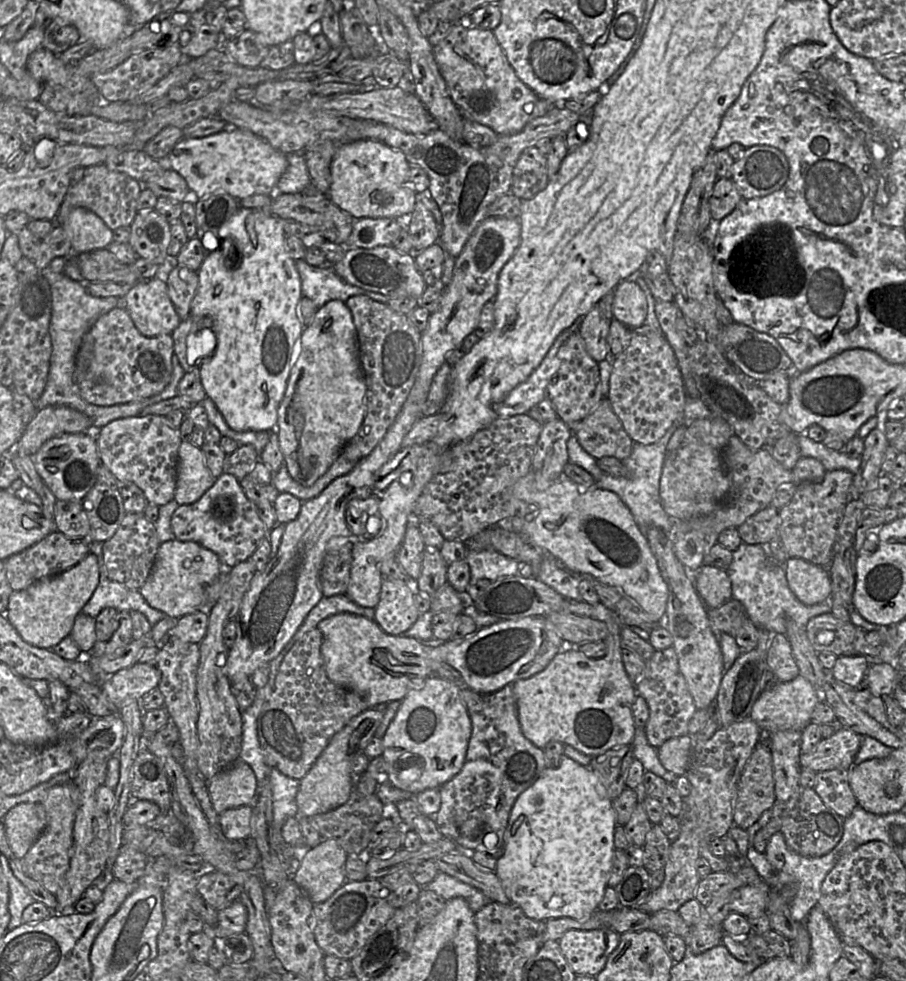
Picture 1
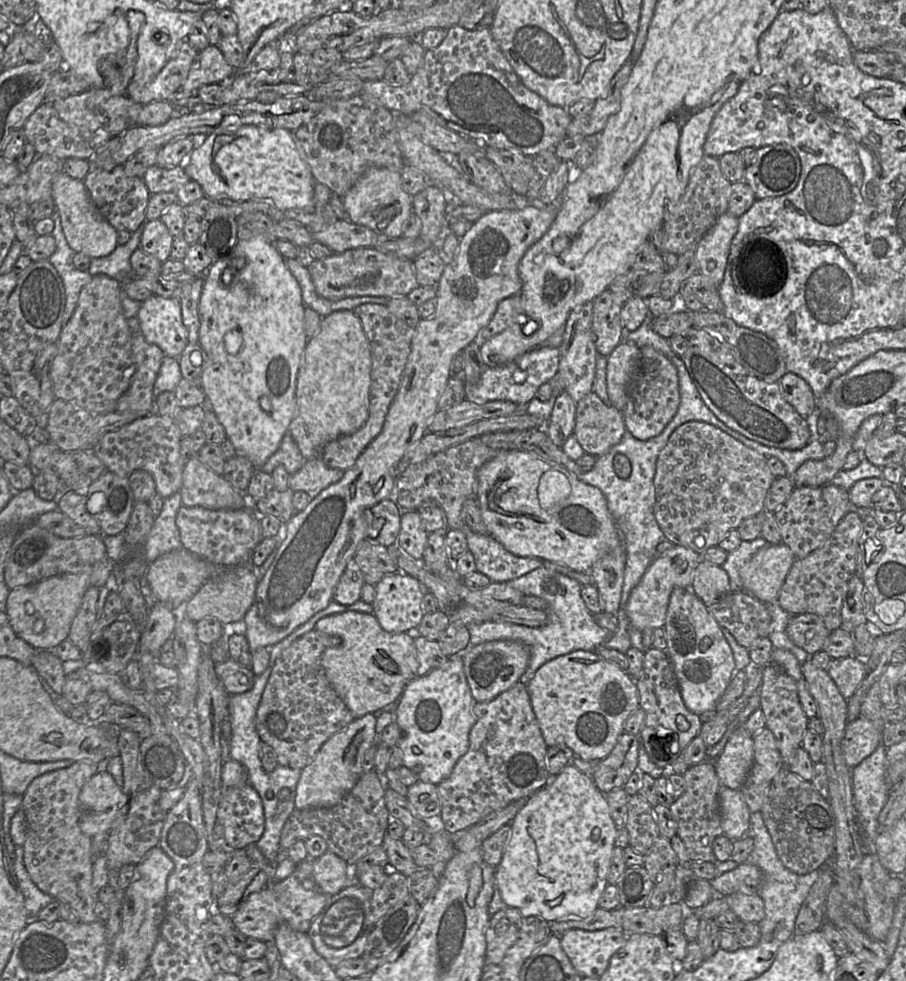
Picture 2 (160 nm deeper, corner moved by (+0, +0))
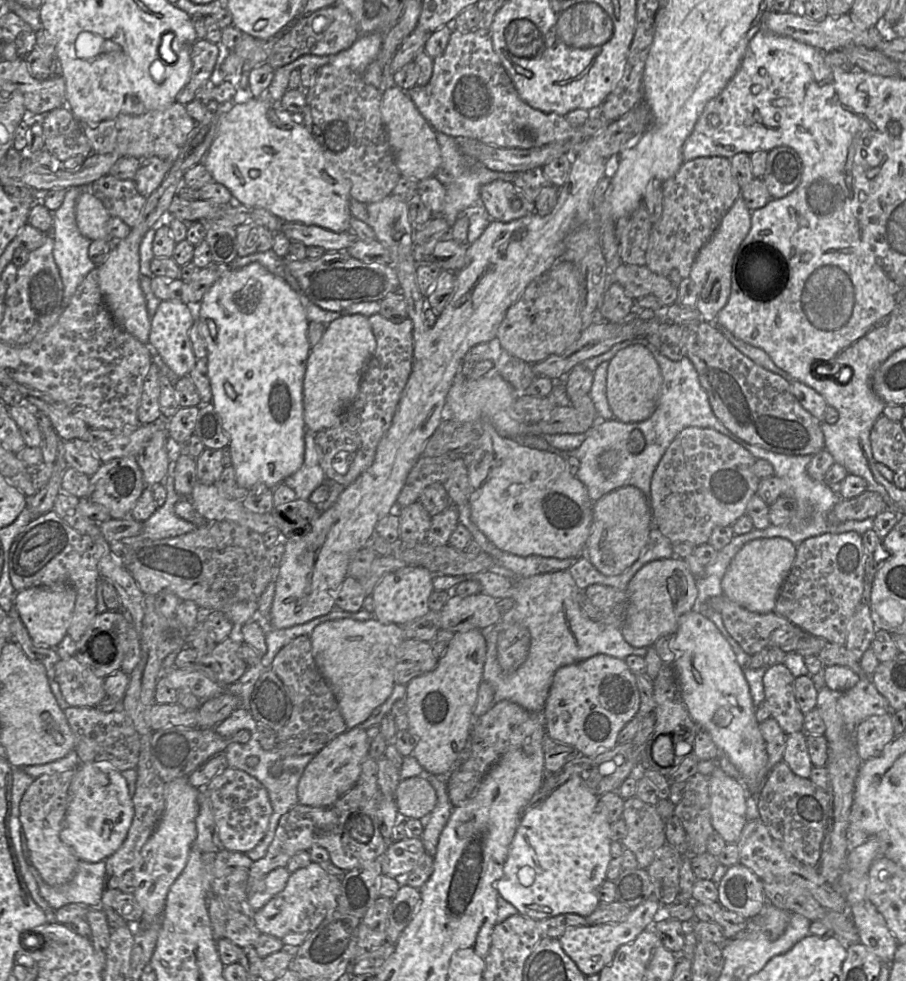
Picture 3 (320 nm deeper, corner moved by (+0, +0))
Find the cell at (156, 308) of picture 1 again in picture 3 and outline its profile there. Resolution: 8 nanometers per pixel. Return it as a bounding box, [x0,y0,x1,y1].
[147,300,197,377]

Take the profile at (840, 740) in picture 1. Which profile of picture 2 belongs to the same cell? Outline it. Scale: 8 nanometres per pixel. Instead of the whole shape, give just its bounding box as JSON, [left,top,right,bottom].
[841,718,882,769]

